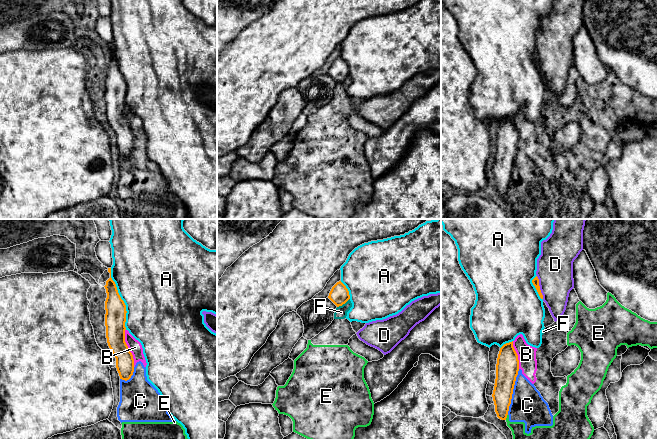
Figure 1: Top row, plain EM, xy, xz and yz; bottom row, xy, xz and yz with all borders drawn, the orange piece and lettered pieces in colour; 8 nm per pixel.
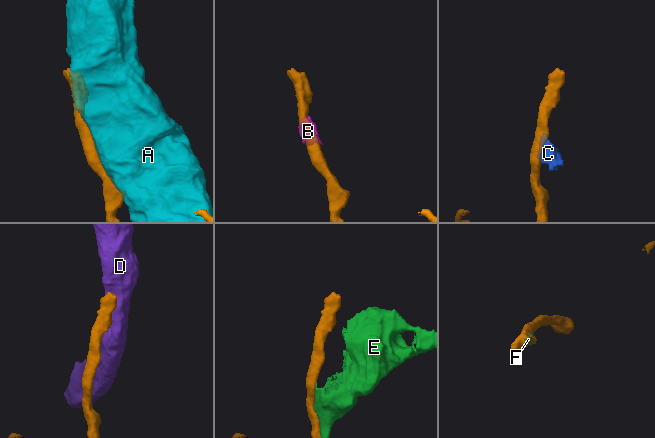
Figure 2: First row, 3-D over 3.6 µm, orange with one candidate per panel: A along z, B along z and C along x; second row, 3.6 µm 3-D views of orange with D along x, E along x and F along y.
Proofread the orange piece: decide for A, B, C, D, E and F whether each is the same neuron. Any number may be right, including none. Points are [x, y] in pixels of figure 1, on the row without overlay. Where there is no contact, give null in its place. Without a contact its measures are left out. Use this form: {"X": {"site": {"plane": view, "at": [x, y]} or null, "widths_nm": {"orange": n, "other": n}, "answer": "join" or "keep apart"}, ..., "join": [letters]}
{"A": {"site": {"plane": "xy", "at": [121, 75]}, "widths_nm": {"orange": 170, "other": 480}, "answer": "keep apart"}, "B": {"site": {"plane": "xy", "at": [128, 124]}, "widths_nm": {"orange": 160, "other": 110}, "answer": "keep apart"}, "C": {"site": {"plane": "yz", "at": [512, 168]}, "widths_nm": {"orange": 190, "other": 280}, "answer": "keep apart"}, "D": {"site": {"plane": "yz", "at": [539, 63]}, "widths_nm": {"orange": 60, "other": 280}, "answer": "keep apart"}, "E": {"site": {"plane": "yz", "at": [506, 193]}, "widths_nm": {"orange": 160, "other": 160}, "answer": "keep apart"}, "F": {"site": {"plane": "xz", "at": [343, 79]}, "widths_nm": {"orange": 160, "other": 100}, "answer": "keep apart"}, "join": []}

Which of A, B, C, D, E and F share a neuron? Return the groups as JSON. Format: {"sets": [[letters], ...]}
{"sets": [["A"], ["B", "C", "E", "F"], ["D"]]}

